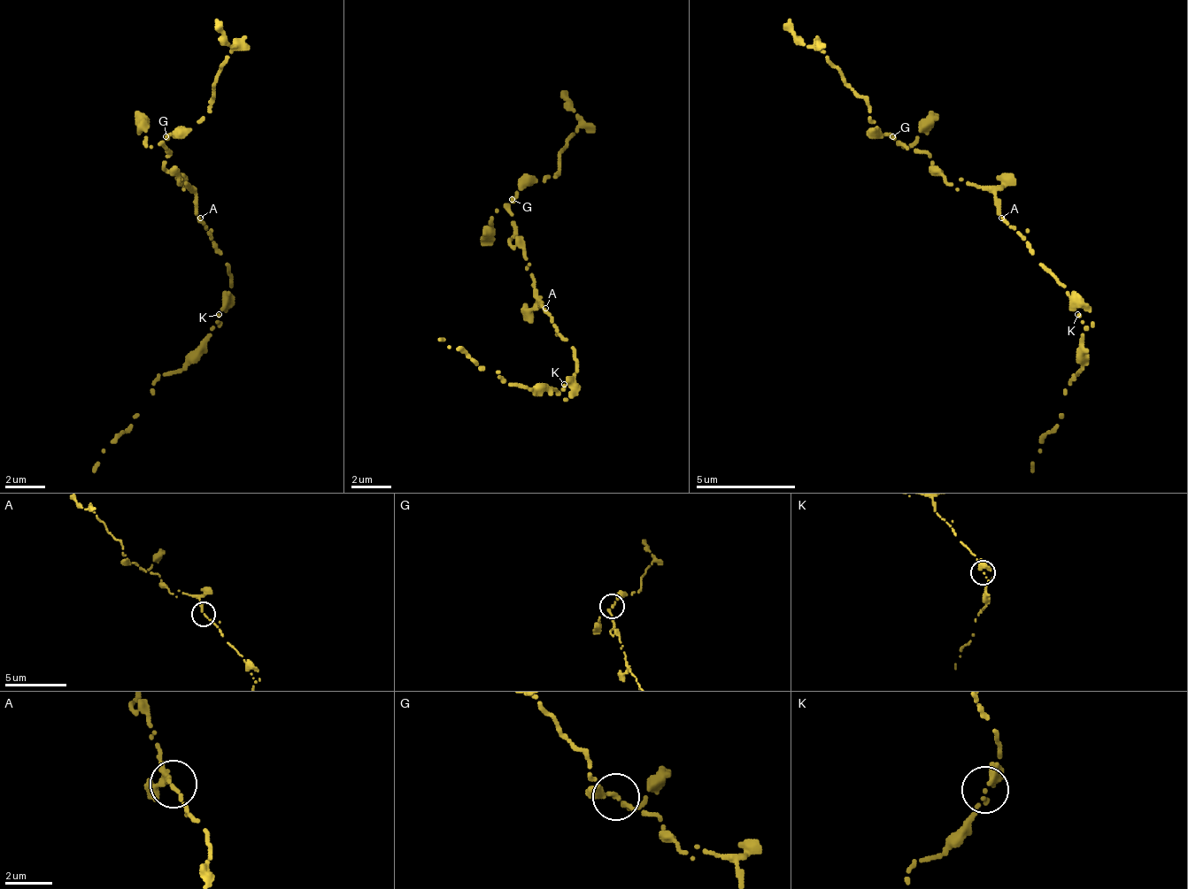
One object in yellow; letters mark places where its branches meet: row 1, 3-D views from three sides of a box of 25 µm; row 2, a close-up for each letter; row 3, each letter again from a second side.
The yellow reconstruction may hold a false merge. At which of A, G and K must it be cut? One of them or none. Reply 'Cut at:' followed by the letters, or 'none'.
Cut at: K

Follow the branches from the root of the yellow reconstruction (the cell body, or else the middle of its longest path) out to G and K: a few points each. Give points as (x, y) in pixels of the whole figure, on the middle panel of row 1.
G: (545, 313), (540, 308), (536, 283), (525, 268), (525, 253), (510, 238), (515, 233), (510, 198)
K: (545, 313), (575, 353), (575, 373), (566, 383)

